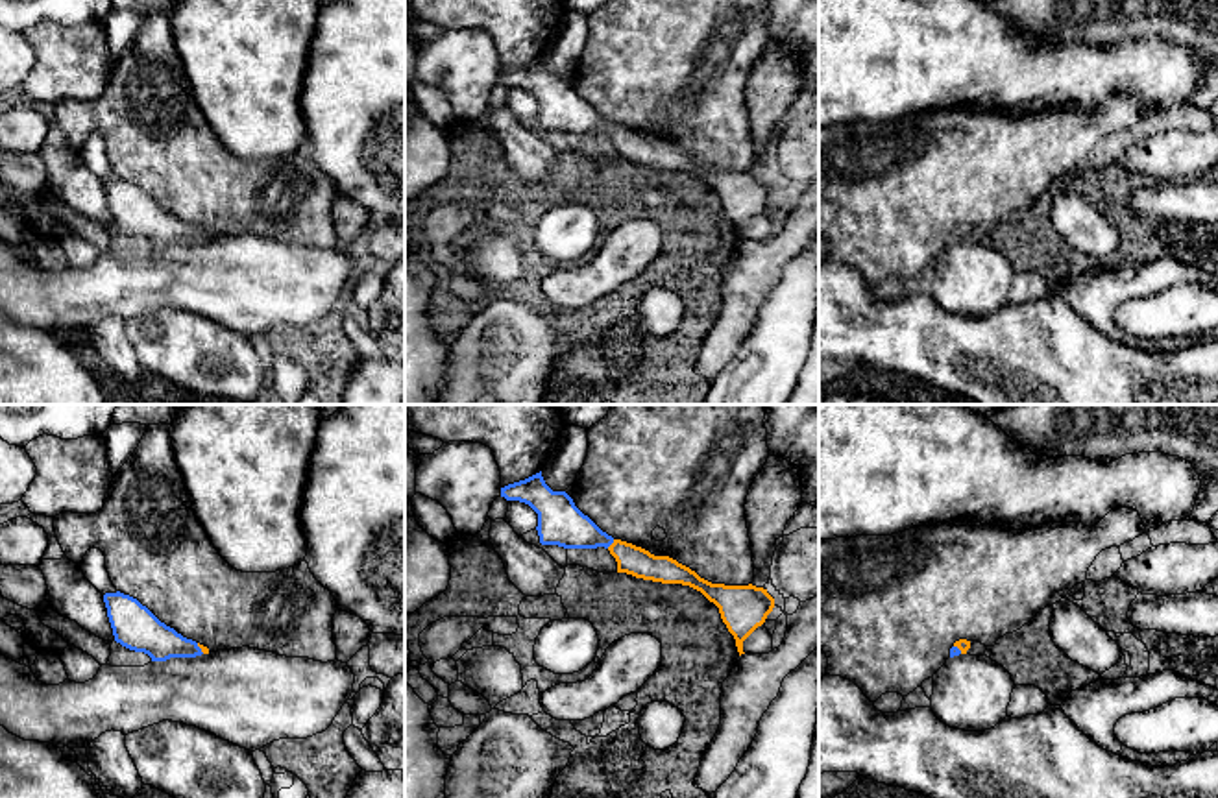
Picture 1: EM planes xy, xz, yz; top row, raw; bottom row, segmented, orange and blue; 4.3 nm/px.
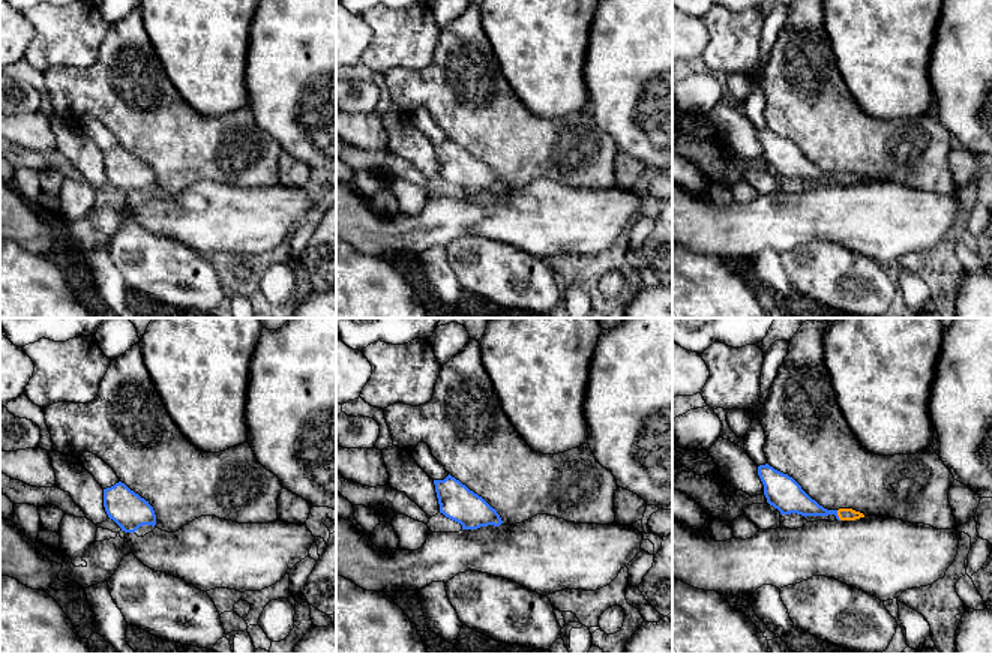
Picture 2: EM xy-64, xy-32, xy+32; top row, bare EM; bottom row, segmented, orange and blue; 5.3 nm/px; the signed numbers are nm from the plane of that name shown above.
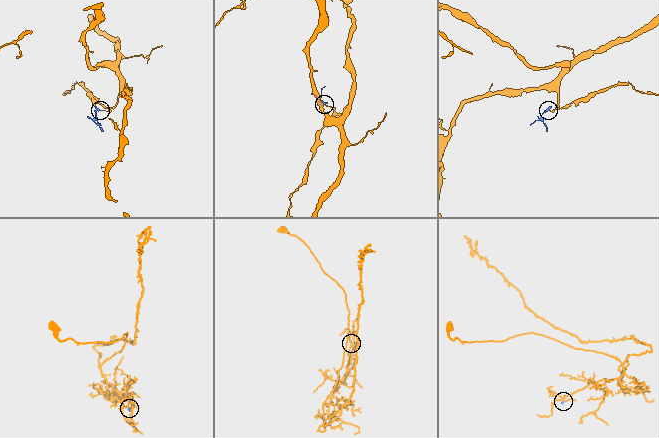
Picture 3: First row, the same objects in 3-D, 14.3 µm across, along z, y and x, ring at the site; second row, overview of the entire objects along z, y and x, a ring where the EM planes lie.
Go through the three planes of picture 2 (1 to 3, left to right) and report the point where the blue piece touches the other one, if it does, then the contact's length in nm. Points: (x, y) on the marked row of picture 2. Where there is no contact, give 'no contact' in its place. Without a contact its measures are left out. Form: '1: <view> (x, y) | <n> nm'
1: no contact
2: no contact
3: xy+32 (838, 515) | 60 nm

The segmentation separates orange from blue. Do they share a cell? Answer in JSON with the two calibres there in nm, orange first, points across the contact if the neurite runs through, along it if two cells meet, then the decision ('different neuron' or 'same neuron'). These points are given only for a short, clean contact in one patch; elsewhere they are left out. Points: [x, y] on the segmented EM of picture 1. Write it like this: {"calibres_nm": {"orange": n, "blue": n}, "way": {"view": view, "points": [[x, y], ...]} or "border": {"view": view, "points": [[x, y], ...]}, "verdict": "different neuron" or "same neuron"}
{"calibres_nm": {"orange": 130, "blue": 190}, "way": {"view": "xz", "points": [[633, 560], [612, 544], [560, 523]]}, "verdict": "same neuron"}

